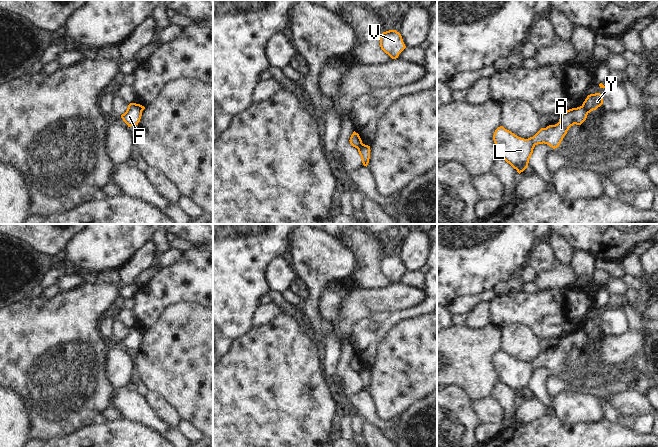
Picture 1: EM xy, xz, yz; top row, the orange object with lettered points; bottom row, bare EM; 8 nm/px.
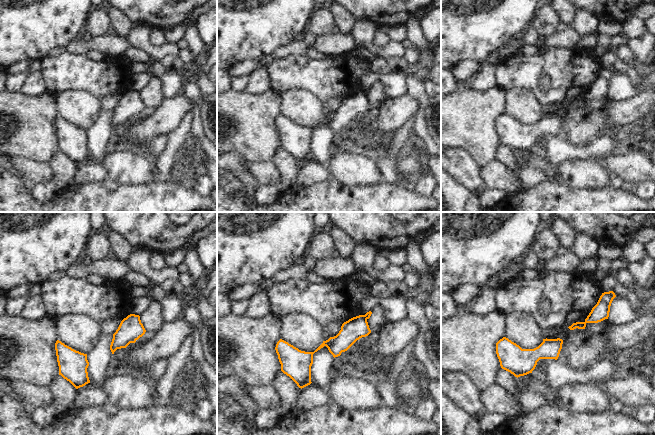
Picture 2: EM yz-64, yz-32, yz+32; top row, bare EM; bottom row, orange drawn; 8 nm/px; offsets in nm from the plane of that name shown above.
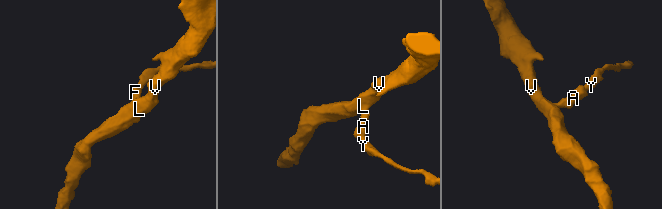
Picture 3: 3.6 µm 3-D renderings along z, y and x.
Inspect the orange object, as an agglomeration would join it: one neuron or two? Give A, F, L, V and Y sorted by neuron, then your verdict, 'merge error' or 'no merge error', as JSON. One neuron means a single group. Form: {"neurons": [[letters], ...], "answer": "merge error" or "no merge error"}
{"neurons": [["A", "F", "L", "V"], ["Y"]], "answer": "merge error"}

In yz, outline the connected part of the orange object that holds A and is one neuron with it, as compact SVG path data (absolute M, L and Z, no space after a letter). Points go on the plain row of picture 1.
M581 330L564 335L557 348L541 352L533 361L528 363L518 361L500 350L493 359L499 381L520 398L528 391L529 383L536 369L544 367L553 373L559 371L569 352L574 348L581 349L586 344L587 339L588 336Z

